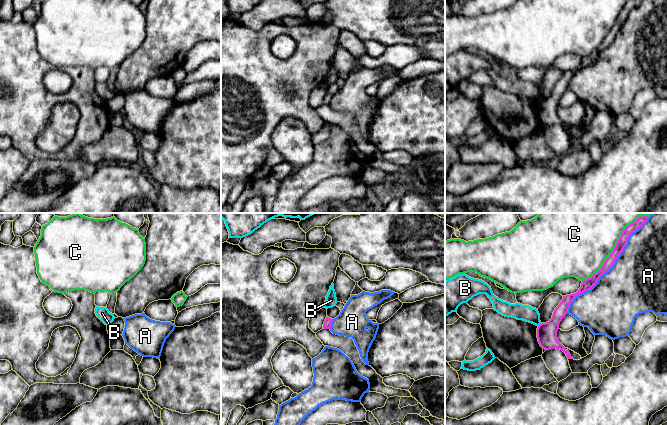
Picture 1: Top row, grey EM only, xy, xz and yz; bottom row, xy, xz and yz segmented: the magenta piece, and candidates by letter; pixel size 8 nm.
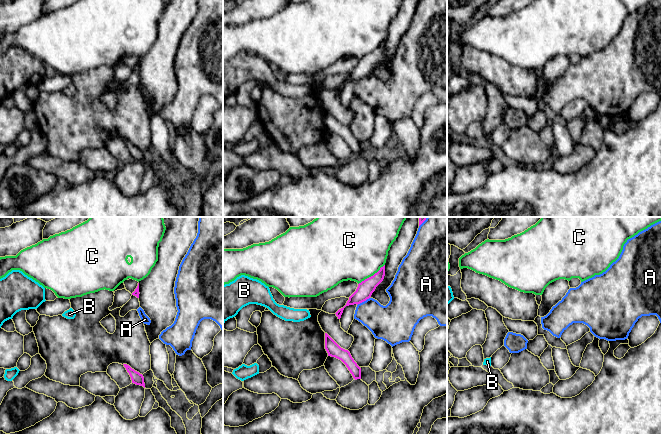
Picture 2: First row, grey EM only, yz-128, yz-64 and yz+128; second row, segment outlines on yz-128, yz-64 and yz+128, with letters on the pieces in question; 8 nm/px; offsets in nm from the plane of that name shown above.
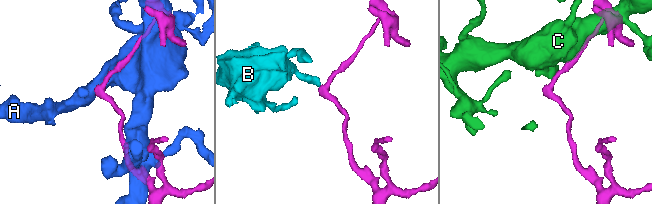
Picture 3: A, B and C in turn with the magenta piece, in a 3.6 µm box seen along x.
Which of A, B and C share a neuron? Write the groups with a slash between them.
A / B / C

